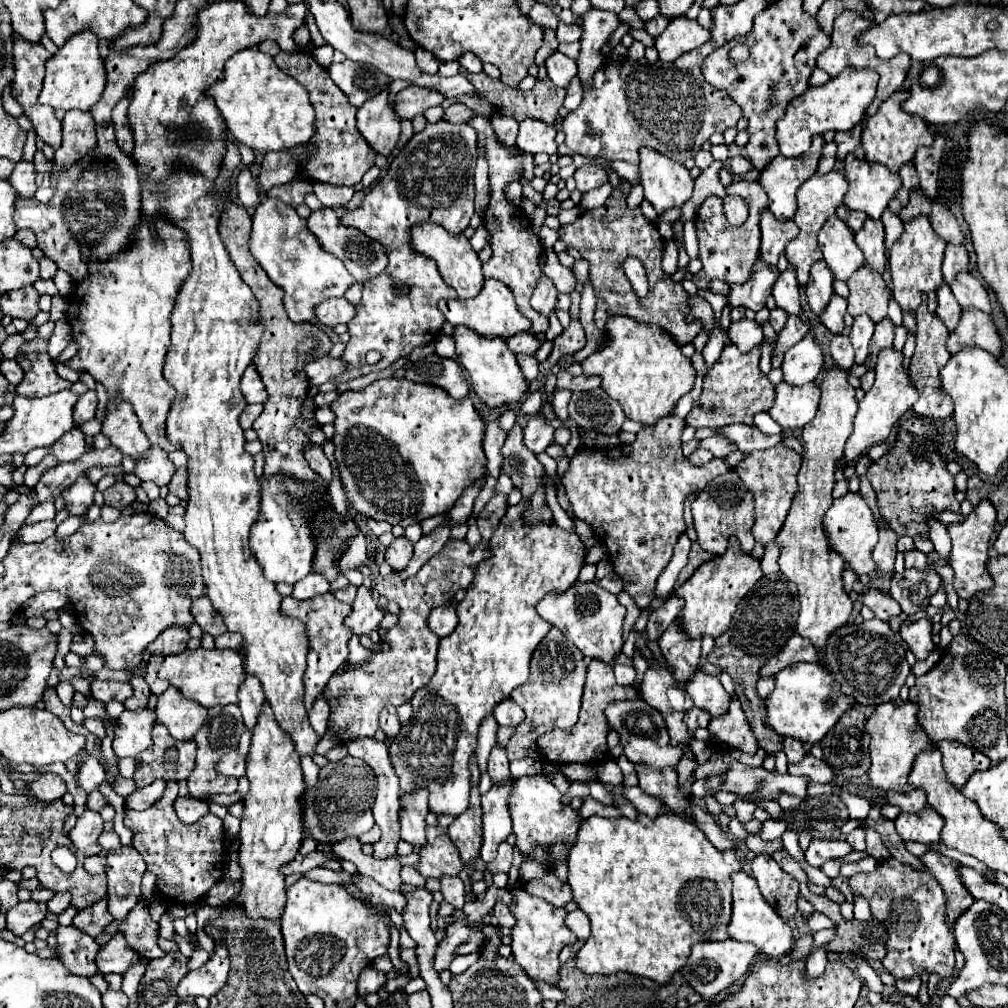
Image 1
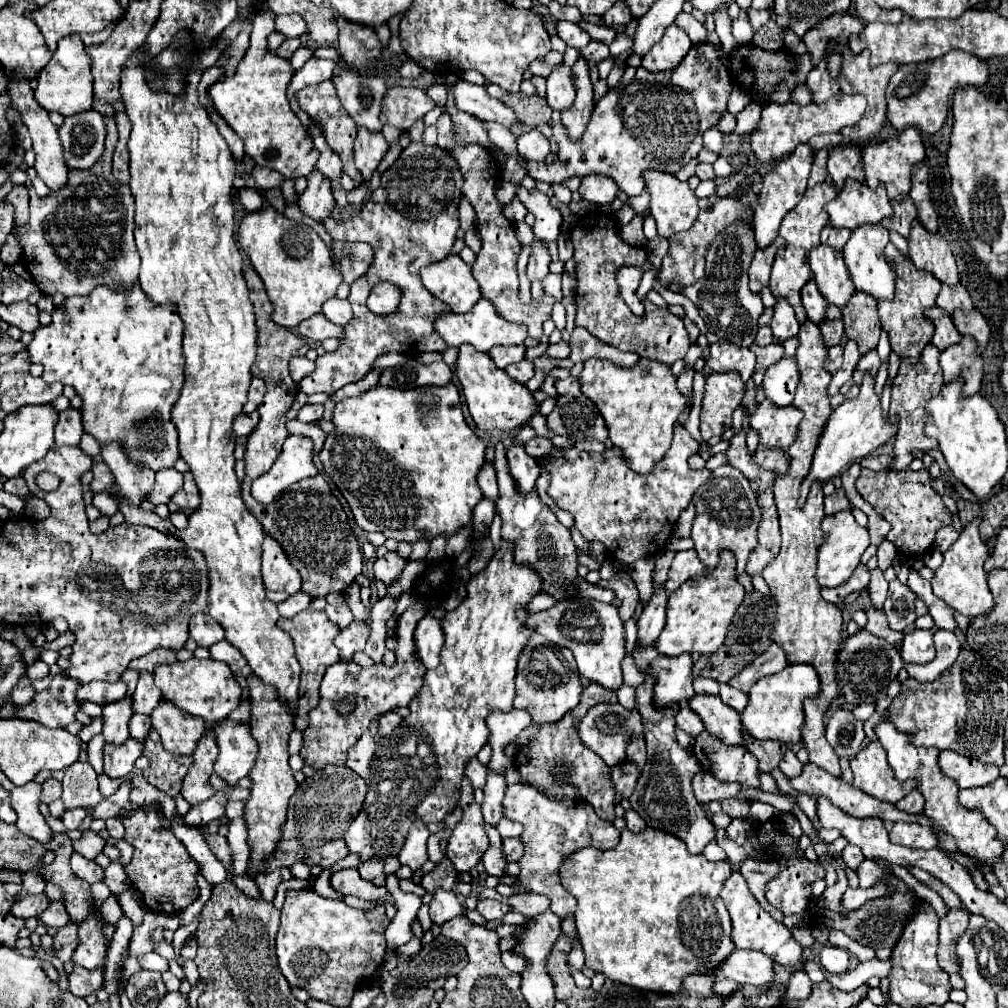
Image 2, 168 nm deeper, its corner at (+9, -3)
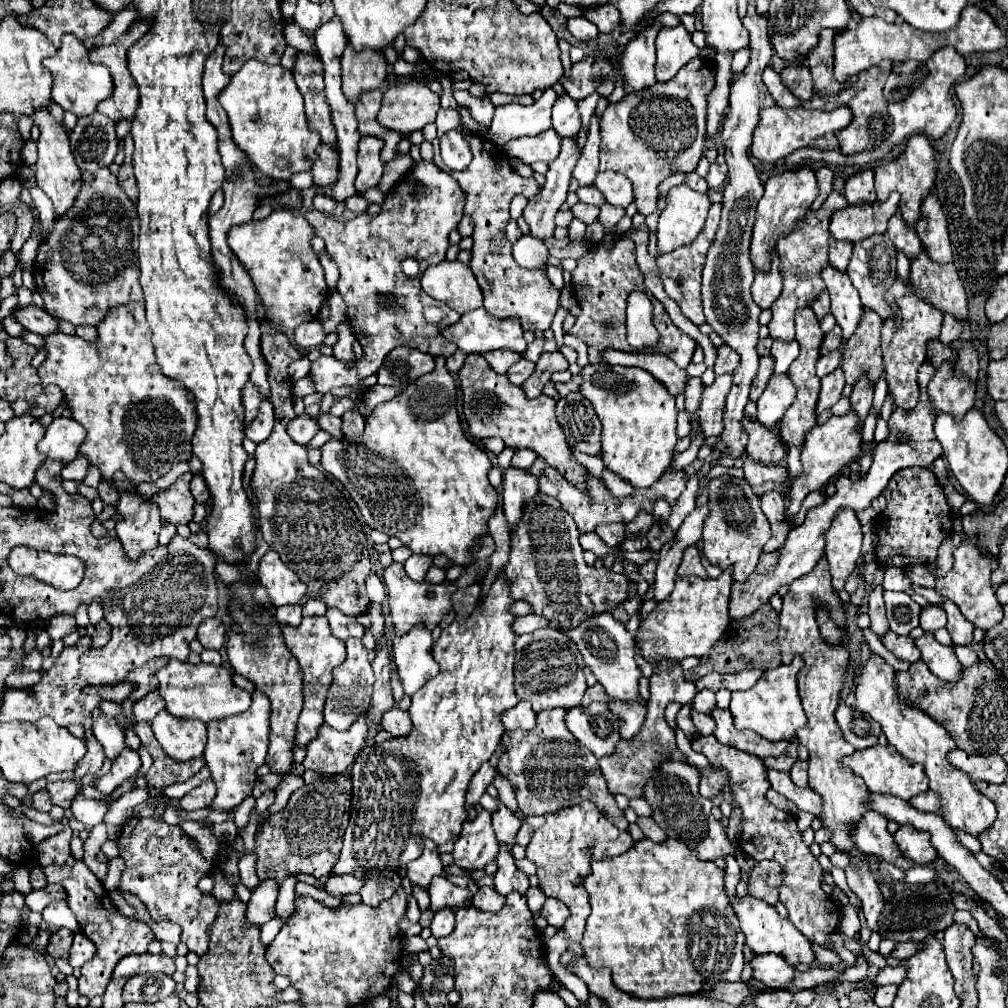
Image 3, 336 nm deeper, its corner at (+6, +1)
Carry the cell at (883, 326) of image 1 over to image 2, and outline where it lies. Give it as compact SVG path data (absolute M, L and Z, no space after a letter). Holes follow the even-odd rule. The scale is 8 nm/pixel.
M871 348L869 352L865 352L861 356L861 360L857 364L857 370L859 372L873 372L873 374L877 374L879 364L881 364L881 360L879 360L879 354L877 354L877 348Z

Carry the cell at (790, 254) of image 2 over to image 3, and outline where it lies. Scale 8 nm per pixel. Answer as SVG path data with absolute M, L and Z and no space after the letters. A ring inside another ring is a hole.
M832 192L832 196L828 196L828 200L822 204L820 210L816 212L810 210L808 216L798 224L798 228L778 242L776 250L780 256L780 272L784 278L784 290L780 298L776 300L776 304L772 304L772 320L768 324L772 340L784 340L784 342L794 340L794 308L808 306L824 290L824 282L820 274L828 266L828 240L830 240L828 224L830 224L832 214L846 206L848 202L844 194Z

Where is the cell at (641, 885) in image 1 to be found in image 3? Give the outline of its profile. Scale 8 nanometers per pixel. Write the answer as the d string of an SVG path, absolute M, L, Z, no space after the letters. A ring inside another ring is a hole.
M644 838L622 856L592 862L592 874L584 880L584 888L592 904L580 942L584 958L592 968L610 968L612 982L622 992L636 998L694 996L714 988L718 982L740 980L744 934L726 898L724 872L714 862L702 862L684 842L668 838L656 844Z

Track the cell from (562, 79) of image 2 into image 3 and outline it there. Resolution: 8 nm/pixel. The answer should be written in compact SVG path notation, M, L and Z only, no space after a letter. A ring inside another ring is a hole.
M560 96L554 104L552 110L552 128L562 136L562 138L578 138L580 132L580 114L578 114L578 104L568 96Z

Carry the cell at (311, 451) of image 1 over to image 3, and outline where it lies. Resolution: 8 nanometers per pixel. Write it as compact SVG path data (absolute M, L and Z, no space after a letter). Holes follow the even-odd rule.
M302 414L302 416L296 416L292 422L288 422L286 430L292 436L292 440L296 440L302 446L306 446L316 436L320 426L318 426L318 422L312 416Z

